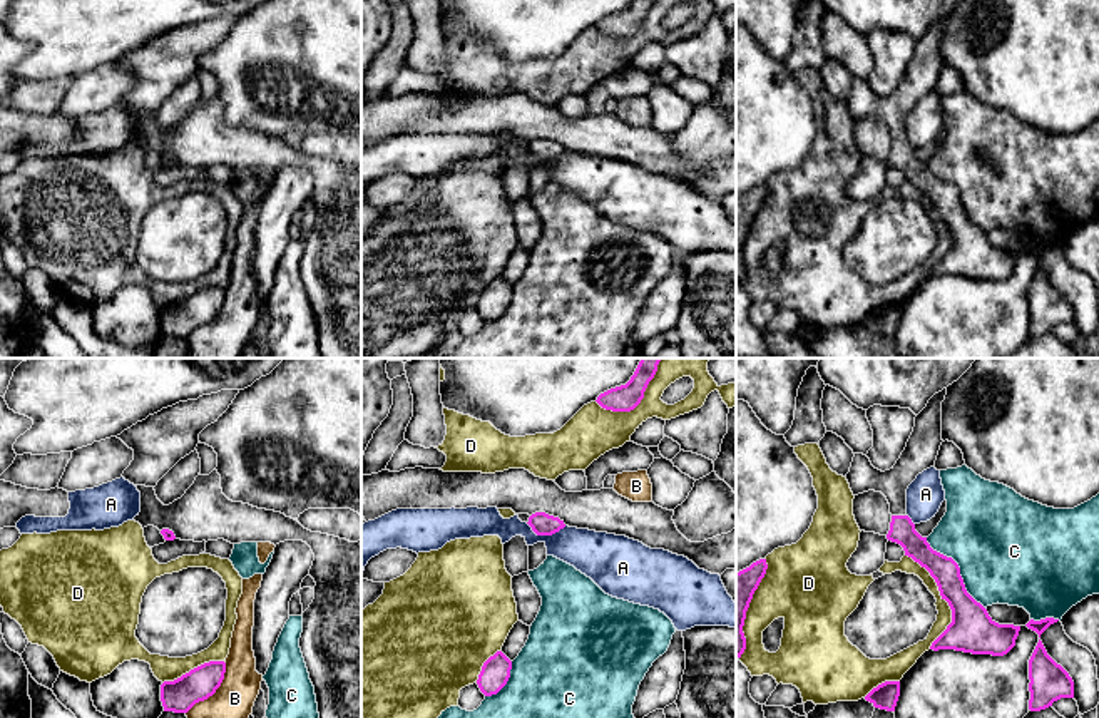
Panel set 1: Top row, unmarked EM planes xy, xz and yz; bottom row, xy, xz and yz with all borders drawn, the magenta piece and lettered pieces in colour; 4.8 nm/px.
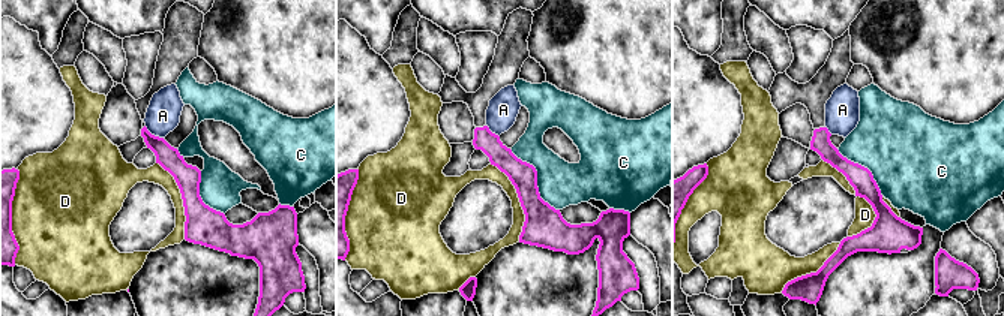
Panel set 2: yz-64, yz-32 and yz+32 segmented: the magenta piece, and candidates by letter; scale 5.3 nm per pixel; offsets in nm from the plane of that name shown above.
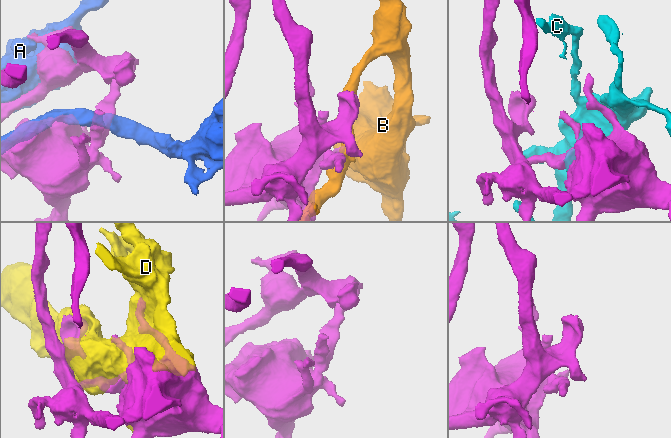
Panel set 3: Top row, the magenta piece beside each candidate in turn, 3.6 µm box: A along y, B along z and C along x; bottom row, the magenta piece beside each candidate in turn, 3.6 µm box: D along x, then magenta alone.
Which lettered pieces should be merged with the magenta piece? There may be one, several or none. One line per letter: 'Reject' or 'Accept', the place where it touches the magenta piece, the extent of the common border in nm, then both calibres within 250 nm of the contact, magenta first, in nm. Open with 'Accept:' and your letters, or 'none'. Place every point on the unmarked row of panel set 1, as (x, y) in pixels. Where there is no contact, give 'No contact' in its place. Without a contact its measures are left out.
Accept: none
A: Reject. Touches magenta at xz (546, 159). Shared border 200 nm. Thickness 110 nm (magenta) against 220 nm
B: Reject. Touches magenta at xy (214, 317). Shared border 320 nm. Thickness 160 nm (magenta) against 260 nm
C: Reject. Touches magenta at yz (959, 194). Shared border 440 nm. Thickness 180 nm (magenta) against 500 nm
D: Reject. Touches magenta at yz (944, 223). Shared border 480 nm. Thickness 220 nm (magenta) against 80 nm

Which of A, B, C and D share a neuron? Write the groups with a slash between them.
A / B / C / D

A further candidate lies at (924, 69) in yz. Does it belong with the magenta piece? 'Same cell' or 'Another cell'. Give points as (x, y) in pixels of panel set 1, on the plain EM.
Same cell

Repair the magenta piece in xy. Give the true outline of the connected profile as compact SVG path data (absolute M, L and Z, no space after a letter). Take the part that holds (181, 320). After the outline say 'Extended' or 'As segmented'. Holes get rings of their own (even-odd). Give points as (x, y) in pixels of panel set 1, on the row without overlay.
M209 286L174 306L164 306L161 310L164 336L187 338L196 328L216 318L224 305L224 298L224 286Z. As segmented

